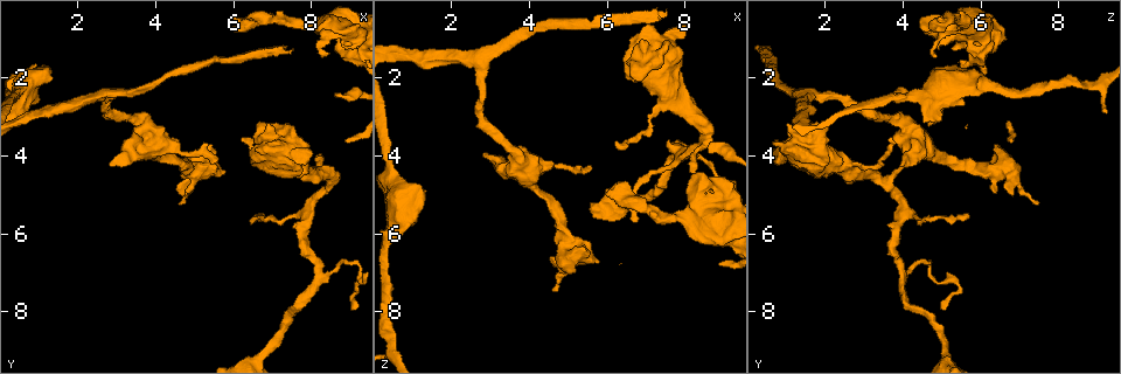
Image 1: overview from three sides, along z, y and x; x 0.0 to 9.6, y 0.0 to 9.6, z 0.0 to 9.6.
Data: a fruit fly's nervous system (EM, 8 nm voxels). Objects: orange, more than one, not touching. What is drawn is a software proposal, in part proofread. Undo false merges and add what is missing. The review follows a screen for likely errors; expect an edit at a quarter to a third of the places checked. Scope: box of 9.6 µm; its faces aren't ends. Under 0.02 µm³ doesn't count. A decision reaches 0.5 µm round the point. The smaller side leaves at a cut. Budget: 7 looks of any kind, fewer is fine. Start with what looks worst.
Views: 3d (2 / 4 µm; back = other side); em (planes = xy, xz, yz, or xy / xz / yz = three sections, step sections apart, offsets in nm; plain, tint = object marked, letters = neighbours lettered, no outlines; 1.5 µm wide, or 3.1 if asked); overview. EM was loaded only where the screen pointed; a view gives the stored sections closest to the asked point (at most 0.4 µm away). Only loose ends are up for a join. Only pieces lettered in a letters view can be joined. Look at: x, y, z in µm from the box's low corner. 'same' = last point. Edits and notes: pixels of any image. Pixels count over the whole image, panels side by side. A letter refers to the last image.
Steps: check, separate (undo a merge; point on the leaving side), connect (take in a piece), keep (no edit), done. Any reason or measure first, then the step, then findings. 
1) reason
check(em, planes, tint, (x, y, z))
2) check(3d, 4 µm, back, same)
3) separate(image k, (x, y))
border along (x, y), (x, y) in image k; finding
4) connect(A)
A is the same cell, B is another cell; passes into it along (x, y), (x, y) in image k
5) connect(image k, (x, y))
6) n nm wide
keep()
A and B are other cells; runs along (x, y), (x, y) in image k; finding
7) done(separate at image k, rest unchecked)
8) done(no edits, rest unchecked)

calibre changes
check(em, planes, letters, (8.55, 4.65, 3.50))

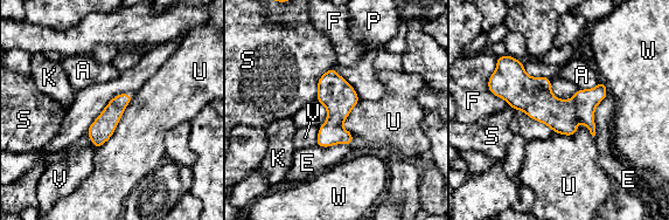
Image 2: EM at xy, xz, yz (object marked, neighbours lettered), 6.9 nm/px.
keep()
A, E, F, K, P, S, U, V and W are other cells; runs along (495, 86), (543, 107), (604, 93) in image 2; continuous, no second cell

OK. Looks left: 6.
free end
check(3d, 4 µm, (5.55, 4.10, 4.30))

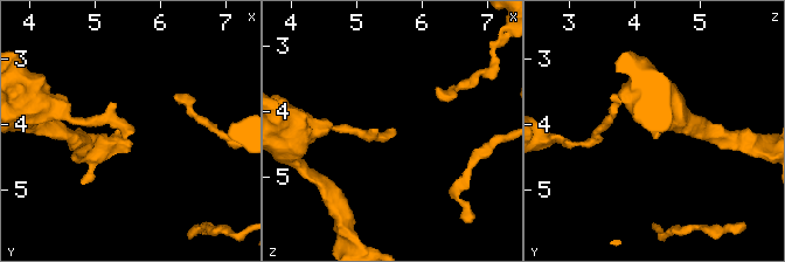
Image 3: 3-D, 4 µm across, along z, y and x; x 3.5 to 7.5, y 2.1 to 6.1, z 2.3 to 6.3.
check(em, xz, step 4, letters, (5.50, 4.10, 4.25))

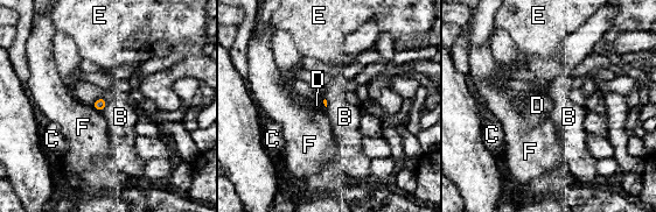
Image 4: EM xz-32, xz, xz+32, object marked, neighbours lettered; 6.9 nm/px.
cut it another way
check(em, planes, letters, same)

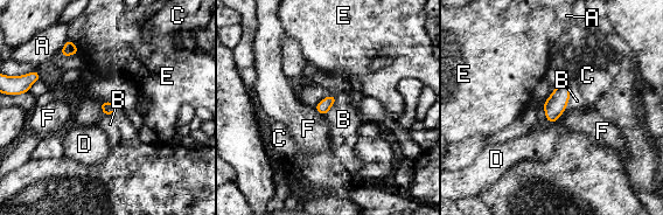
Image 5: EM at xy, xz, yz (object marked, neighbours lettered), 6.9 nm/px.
keep()
A, B, C, D, E and F are other cells; no lettered piece goes on from it

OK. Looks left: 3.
free end
check(em, yz, step 8, tint, (4.65, 5.20, 7.35))

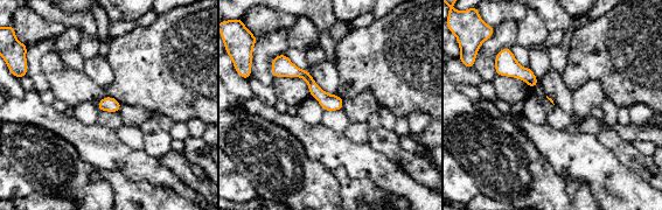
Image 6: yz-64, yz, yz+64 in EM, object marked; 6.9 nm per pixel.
check(em, xz, step 4, letters, same)

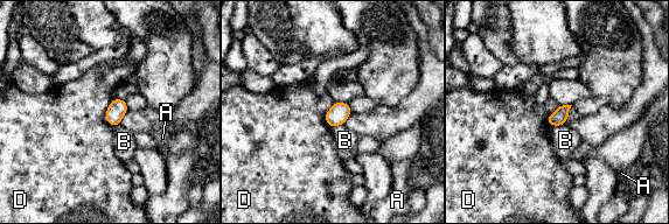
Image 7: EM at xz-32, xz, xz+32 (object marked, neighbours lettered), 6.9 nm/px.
D touches over 190 nm
keep()
A, B and D are other cells; border along (112, 99), (105, 119), (115, 126) in image 7; no lettered piece goes on from it

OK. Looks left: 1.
done(no edits, rest unchecked)

